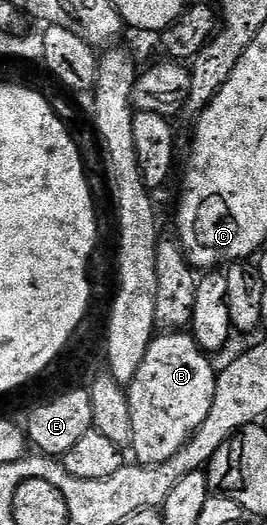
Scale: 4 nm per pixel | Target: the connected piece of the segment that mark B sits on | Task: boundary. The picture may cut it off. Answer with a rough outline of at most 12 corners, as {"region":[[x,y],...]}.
{"region":[[153,336],[127,386],[131,452],[161,465],[202,427],[217,370]]}

